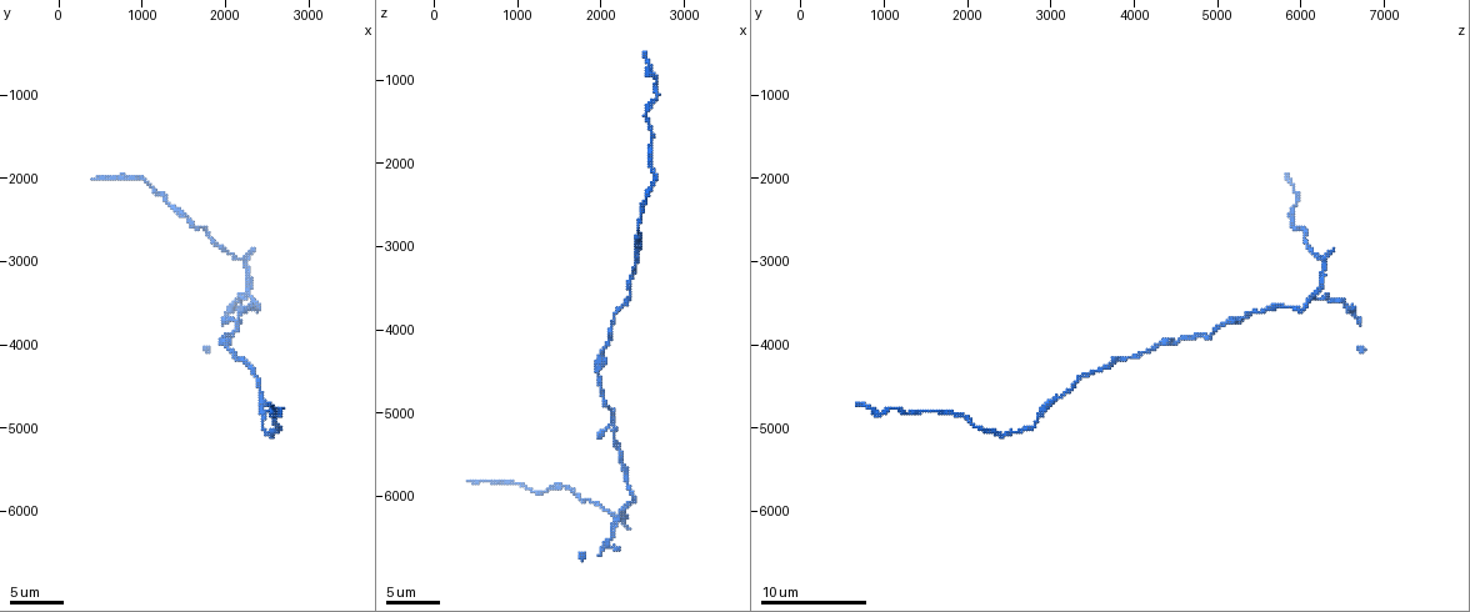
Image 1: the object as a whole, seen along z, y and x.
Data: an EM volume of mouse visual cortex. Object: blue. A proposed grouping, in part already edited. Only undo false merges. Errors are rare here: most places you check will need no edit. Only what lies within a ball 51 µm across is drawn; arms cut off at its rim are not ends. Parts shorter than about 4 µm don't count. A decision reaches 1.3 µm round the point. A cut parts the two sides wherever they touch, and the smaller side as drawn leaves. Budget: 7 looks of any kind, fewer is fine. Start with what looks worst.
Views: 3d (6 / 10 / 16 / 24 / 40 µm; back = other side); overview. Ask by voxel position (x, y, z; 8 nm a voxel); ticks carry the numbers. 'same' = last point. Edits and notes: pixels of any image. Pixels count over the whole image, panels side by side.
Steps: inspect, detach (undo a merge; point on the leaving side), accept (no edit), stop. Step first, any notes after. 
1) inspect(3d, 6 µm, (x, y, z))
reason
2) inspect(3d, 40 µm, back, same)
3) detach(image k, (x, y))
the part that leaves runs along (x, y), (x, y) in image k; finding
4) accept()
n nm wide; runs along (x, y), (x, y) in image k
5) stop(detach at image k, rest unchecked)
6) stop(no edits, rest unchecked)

inspect(3d, 16 µm, (2400, 3500, 6050))
sudden change in width

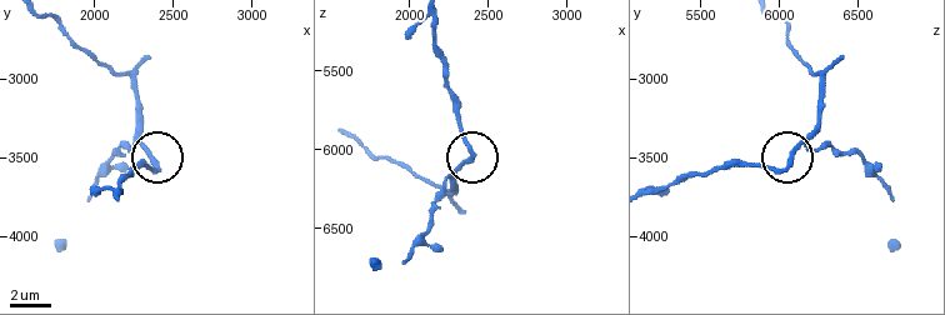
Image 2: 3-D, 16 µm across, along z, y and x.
accept()
runs along (434, 20), (434, 45), (469, 154), (451, 189) in image 2; all the same neuron

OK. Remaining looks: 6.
inspect(3d, 10 µm, (1950, 3950, 4550))

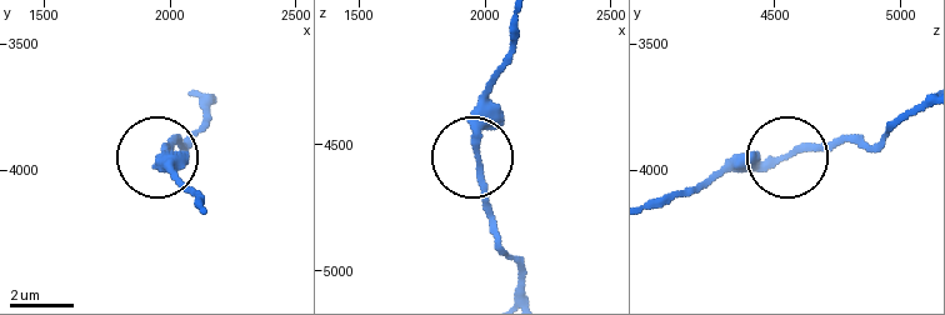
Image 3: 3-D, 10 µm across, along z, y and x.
accept()
runs along (781, 161), (735, 161), (714, 174) in image 3; one neuron here

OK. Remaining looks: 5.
inspect(3d, 10 µm, (2650, 5000, 2200))
a narrow waist

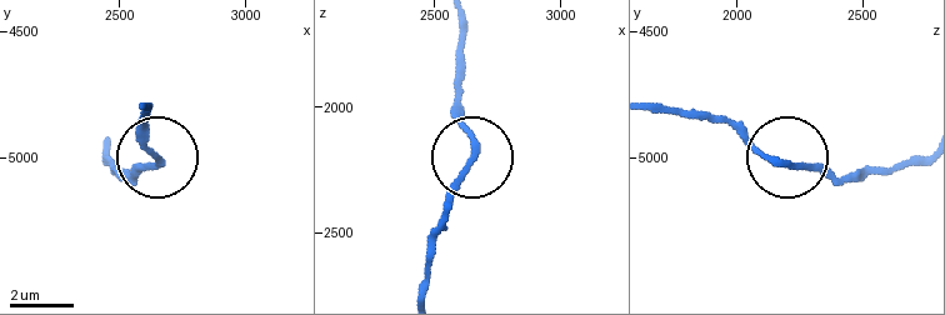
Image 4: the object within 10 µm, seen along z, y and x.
accept()
runs along (421, 286), (469, 149), (461, 64) in image 4; continuous, no second neuron

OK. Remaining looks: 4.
inspect(3d, 16 µm, (2550, 4850, 1550))
sudden change in width

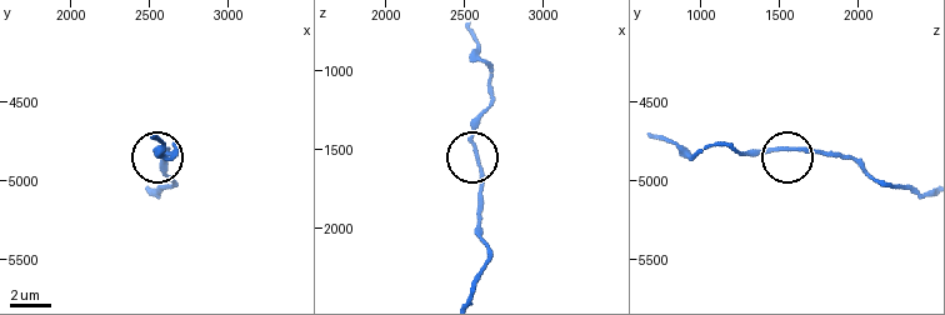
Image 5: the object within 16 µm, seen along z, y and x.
detach(image 5, (170, 155))
the part that leaves runs along (471, 138), (473, 124), (491, 99), (491, 73), (469, 23) in image 5; two neurons meet here

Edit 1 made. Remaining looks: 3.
stop(detach at image 5, rest unchecked)

